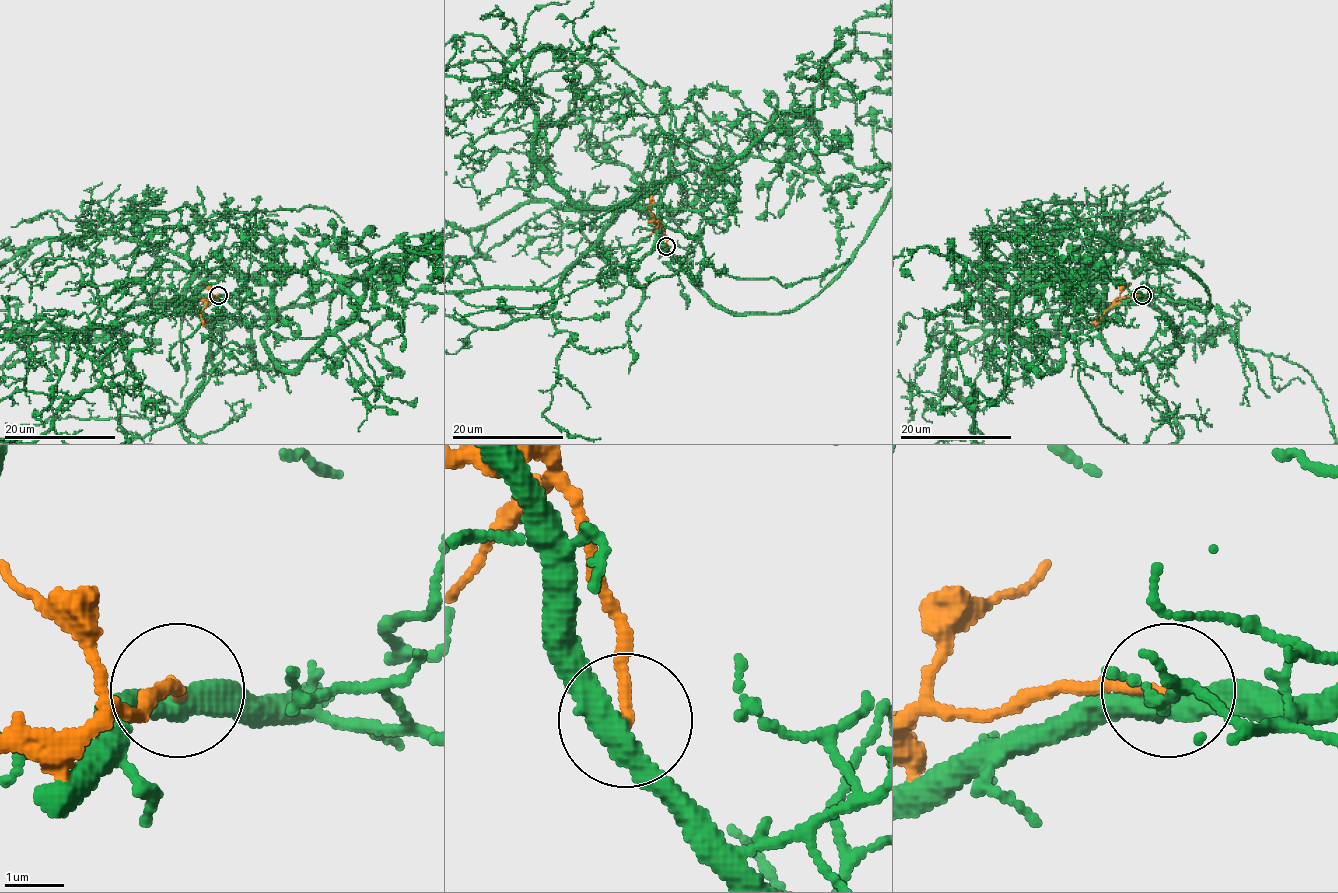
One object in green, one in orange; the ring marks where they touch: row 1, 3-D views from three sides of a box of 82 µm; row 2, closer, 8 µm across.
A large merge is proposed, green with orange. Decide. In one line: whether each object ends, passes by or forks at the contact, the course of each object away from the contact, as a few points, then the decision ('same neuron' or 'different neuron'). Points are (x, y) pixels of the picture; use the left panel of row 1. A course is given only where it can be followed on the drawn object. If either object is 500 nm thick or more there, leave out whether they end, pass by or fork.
green passes by; orange ends; course green (218, 295), (186, 308), (232, 267), (262, 278), (264, 348), (294, 369), (407, 246); course orange (218, 295), (212, 297), (201, 311), (204, 326); different neuron

